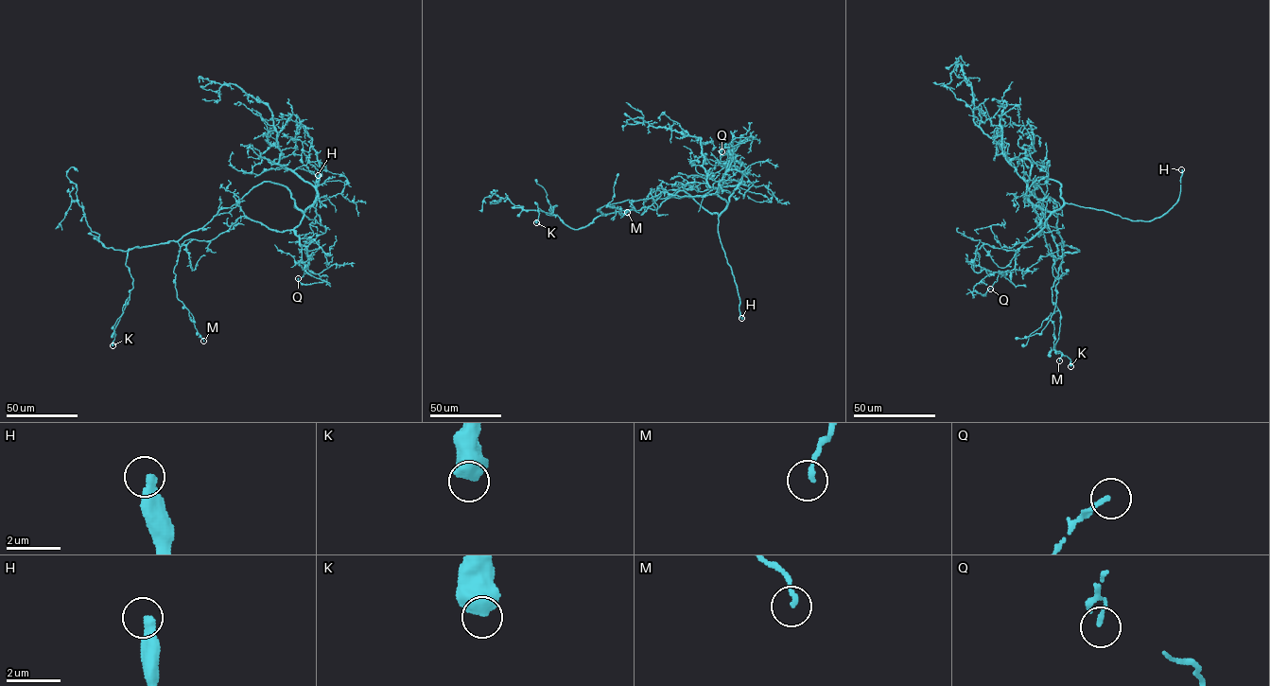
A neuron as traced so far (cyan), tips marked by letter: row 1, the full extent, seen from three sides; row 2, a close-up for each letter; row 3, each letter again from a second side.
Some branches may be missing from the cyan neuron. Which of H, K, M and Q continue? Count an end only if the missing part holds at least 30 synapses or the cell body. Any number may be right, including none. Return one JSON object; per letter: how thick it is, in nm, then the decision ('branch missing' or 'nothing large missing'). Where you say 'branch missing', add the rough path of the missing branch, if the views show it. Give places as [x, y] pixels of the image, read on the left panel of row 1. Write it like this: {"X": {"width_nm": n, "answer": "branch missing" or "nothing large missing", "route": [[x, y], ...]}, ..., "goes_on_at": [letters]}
{"H": {"width_nm": 360, "answer": "branch missing"}, "K": {"width_nm": 700, "answer": "nothing large missing"}, "M": {"width_nm": 170, "answer": "nothing large missing"}, "Q": {"width_nm": 140, "answer": "nothing large missing"}, "goes_on_at": ["H"]}

